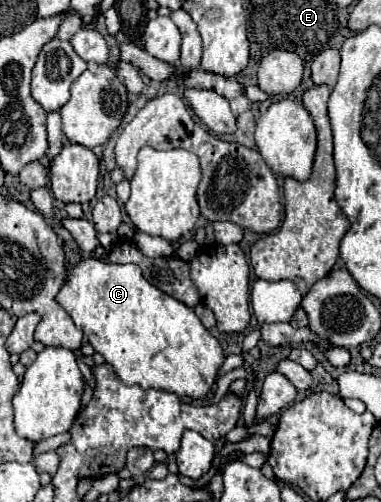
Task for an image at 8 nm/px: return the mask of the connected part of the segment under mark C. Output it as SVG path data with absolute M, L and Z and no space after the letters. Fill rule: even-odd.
M96 258L80 260L68 268L68 276L56 302L72 316L74 324L84 330L84 336L88 336L92 348L104 356L118 378L128 386L138 384L144 390L160 388L196 400L208 394L216 372L224 362L224 352L218 340L202 326L194 310L152 286L136 264L106 264Z

